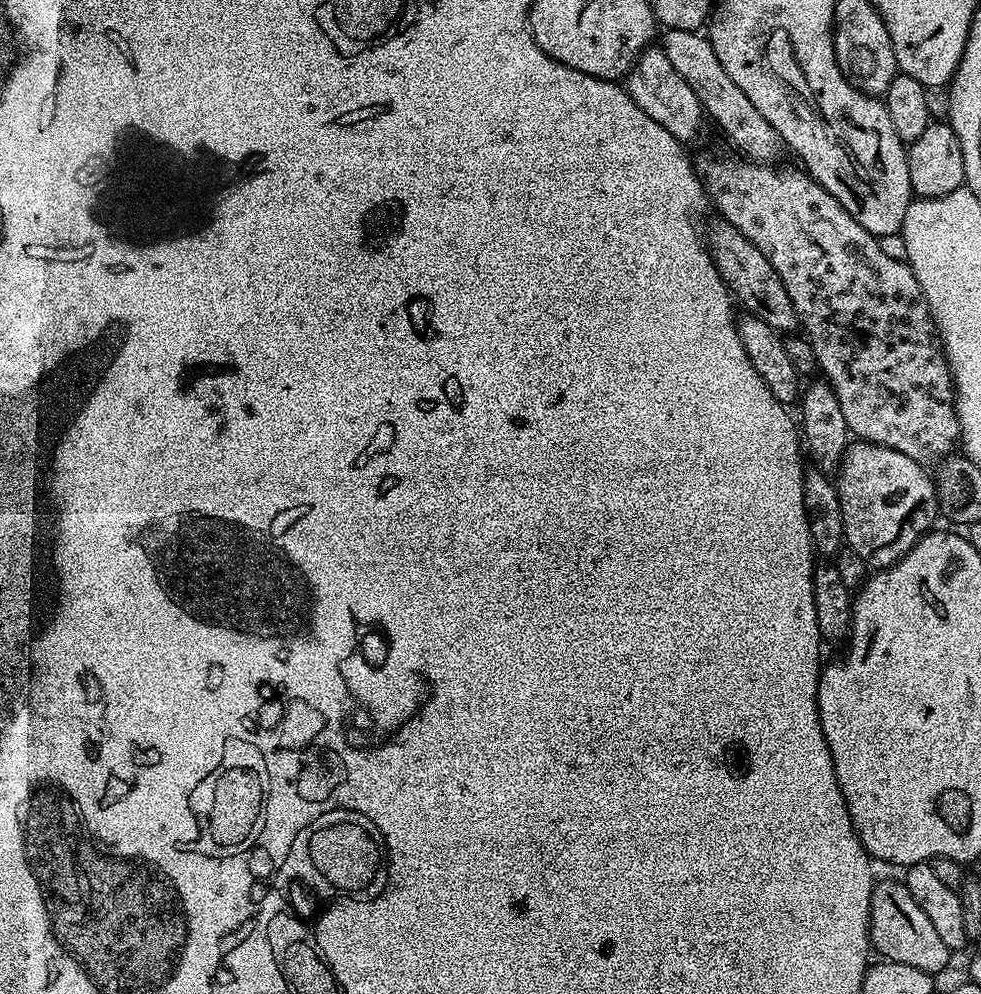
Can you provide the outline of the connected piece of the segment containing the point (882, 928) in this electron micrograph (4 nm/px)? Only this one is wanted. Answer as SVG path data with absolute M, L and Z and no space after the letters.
M899 879L880 880L872 884L870 914L868 915L868 938L873 949L881 953L883 959L915 966L917 970L939 974L948 964L950 950L946 942L926 918L922 906L914 902L910 890Z

